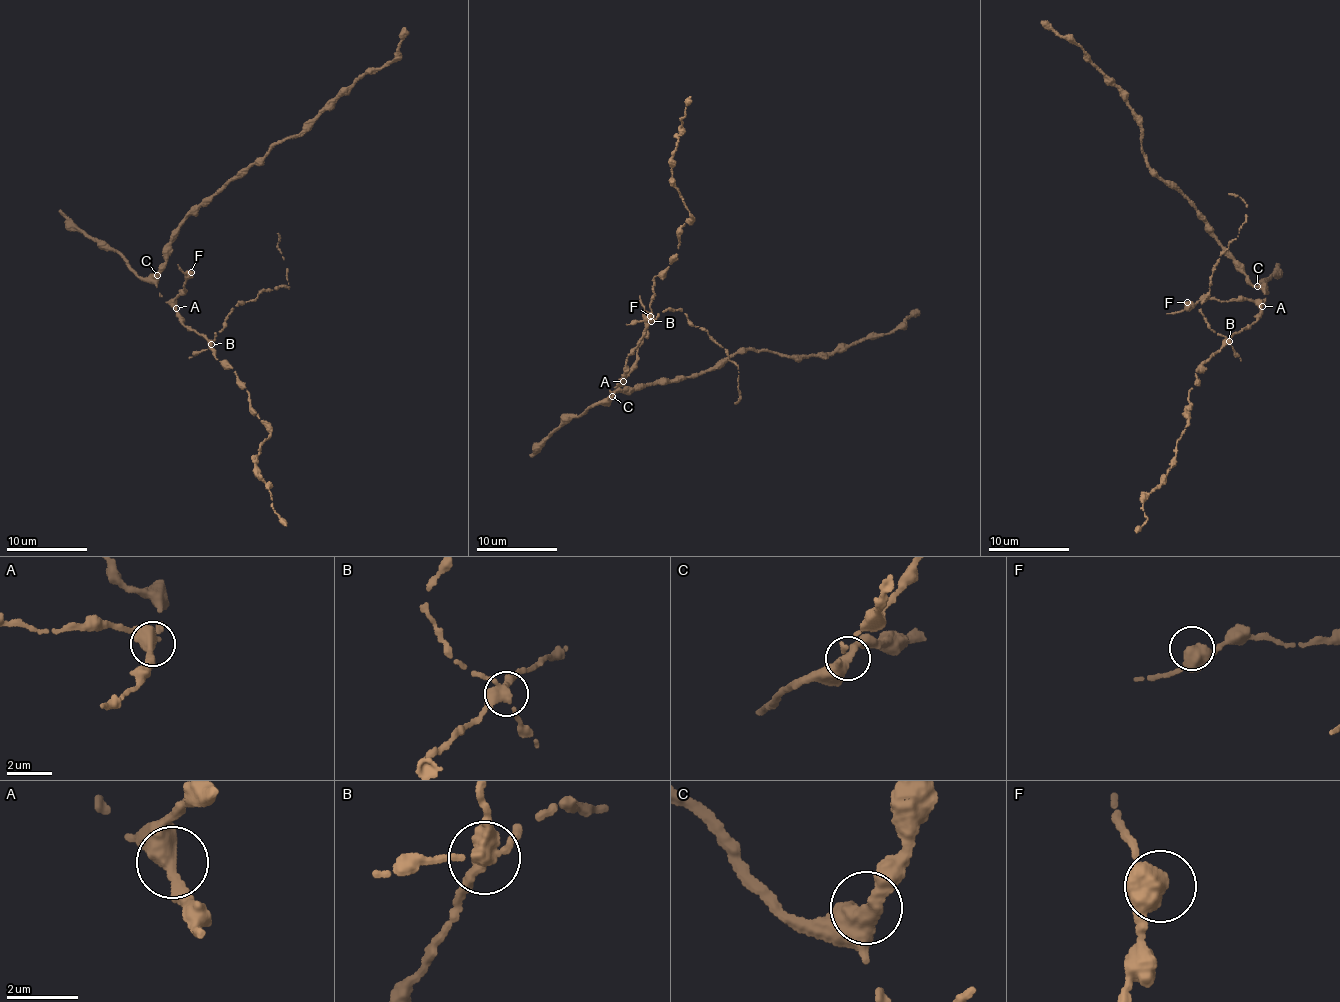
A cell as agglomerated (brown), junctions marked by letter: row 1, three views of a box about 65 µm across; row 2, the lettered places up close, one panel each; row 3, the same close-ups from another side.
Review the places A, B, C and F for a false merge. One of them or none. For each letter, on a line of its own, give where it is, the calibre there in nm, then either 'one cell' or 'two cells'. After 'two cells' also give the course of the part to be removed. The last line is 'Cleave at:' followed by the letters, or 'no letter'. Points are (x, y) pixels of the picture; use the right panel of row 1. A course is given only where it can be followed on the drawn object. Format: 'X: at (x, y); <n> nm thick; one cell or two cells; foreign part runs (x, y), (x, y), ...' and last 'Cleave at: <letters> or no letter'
A: at (1262, 306); 360 nm thick; one cell
B: at (1229, 341); 360 nm thick; two cells; foreign part runs (1229, 340), (1212, 329), (1200, 308), (1210, 289), (1216, 262), (1246, 220), (1247, 205), (1237, 194), (1229, 195)
C: at (1257, 286); 360 nm thick; one cell
F: at (1187, 302); 320 nm thick; one cell
Cleave at: B

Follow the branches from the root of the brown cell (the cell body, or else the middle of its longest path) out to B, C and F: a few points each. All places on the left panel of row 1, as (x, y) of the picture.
B: (172, 305), (181, 324), (203, 335), (211, 344)
C: (172, 305), (156, 288), (157, 275)
F: (172, 305), (179, 292), (185, 292), (185, 274), (190, 275), (191, 272)

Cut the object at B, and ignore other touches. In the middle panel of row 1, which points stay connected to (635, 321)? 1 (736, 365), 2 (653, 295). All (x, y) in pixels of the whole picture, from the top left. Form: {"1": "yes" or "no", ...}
{"1": "yes", "2": "no"}

